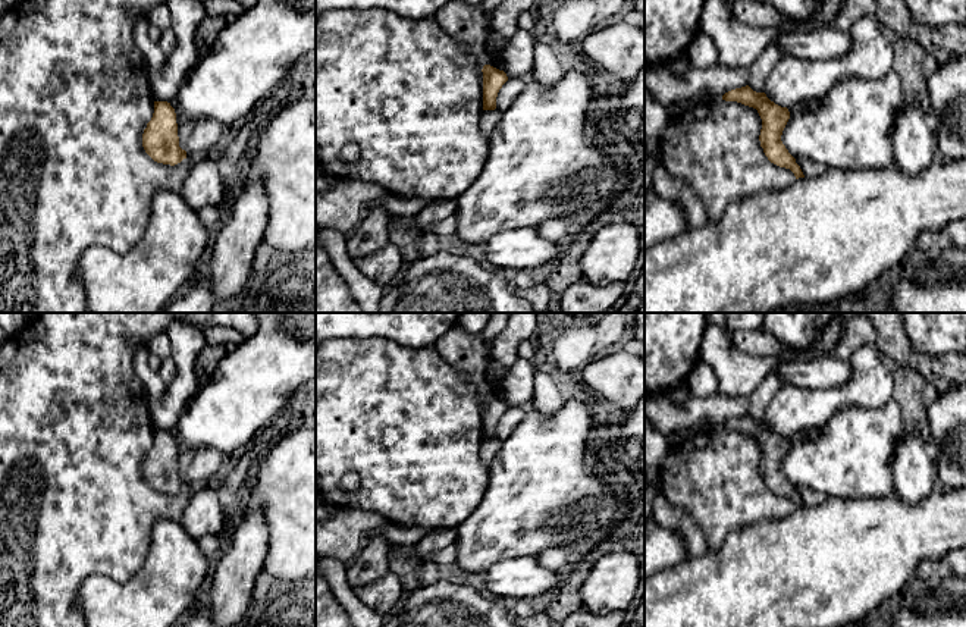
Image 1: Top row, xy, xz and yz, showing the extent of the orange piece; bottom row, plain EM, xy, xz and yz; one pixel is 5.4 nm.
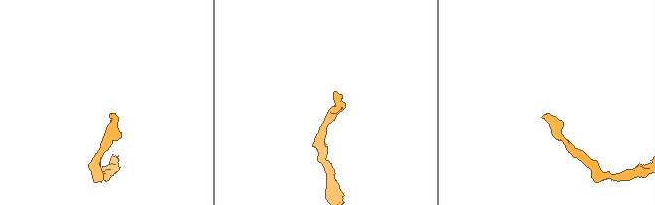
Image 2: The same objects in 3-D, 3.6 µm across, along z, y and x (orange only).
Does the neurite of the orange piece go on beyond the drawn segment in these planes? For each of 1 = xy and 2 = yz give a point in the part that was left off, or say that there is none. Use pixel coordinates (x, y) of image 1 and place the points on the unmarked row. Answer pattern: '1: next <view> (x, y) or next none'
1: next none
2: next none

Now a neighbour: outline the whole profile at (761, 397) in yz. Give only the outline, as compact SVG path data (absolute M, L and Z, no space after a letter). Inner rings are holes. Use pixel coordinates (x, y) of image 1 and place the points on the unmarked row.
M777 373L768 374L747 396L749 416L756 421L765 421L765 414L775 394L785 386L787 382Z

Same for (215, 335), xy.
M208 327L206 329L207 345L226 345L226 344L241 344L245 336L229 327Z

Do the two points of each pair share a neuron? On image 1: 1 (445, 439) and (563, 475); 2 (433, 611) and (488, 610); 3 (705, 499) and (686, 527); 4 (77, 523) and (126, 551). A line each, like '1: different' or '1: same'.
1: different
2: same
3: different
4: same

